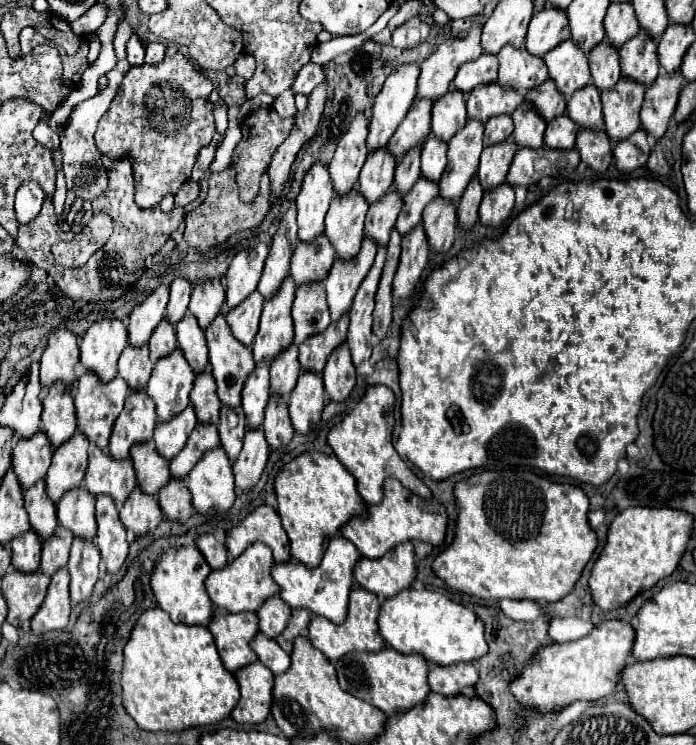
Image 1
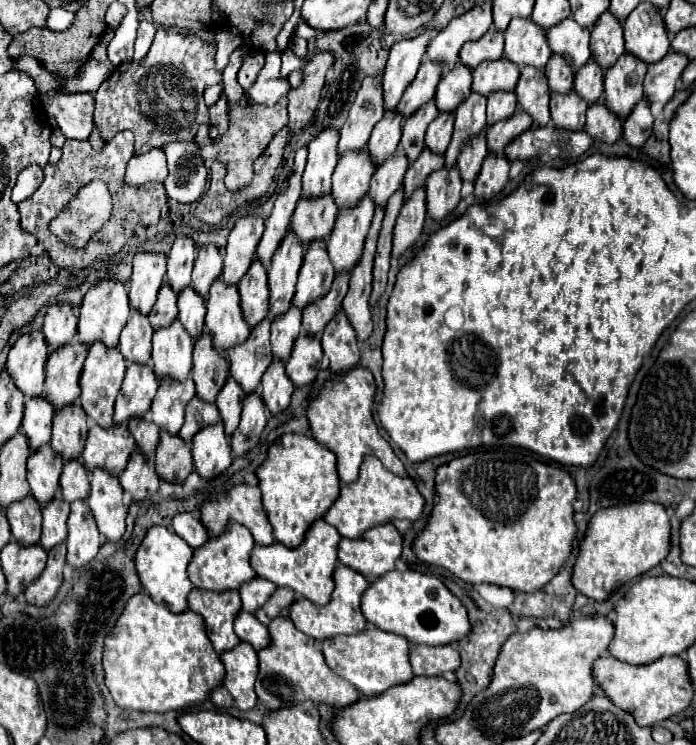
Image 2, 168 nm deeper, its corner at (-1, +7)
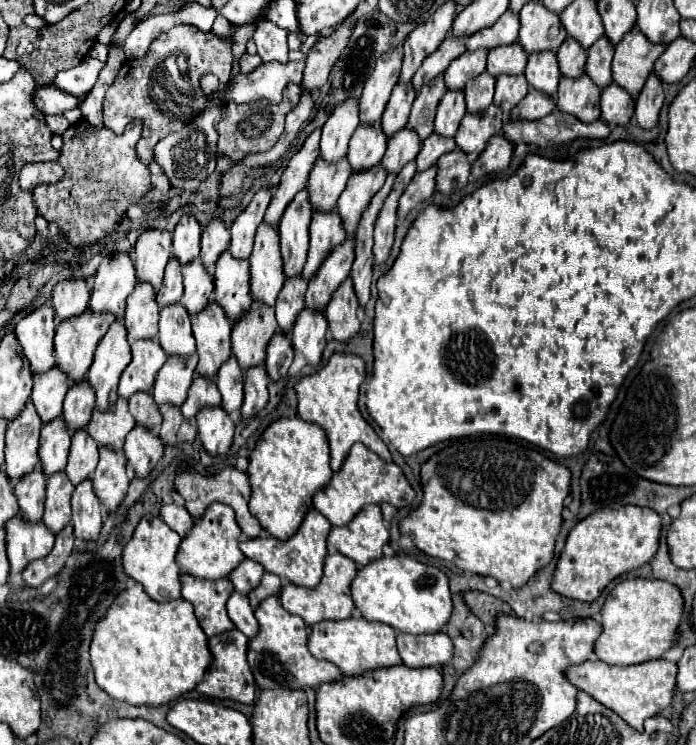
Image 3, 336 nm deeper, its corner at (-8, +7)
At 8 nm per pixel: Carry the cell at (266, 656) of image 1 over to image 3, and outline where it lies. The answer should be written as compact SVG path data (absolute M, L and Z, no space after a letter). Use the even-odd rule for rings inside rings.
M231 592L229 600L227 600L227 614L233 620L233 624L247 636L253 638L257 632L257 620L253 614L253 608L249 604L247 596L239 596L239 592ZM235 598L235 600L231 600Z

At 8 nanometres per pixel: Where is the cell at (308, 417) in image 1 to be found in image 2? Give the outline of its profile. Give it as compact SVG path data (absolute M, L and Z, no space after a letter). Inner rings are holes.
M300 336L292 350L292 356L286 364L286 374L296 388L308 386L316 380L322 362L322 346L318 338Z

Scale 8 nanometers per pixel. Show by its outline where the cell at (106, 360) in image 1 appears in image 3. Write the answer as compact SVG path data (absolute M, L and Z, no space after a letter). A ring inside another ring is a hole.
M117 252L105 258L93 278L89 308L93 312L113 312L117 318L123 318L125 300L133 292L135 282L135 266L129 254Z

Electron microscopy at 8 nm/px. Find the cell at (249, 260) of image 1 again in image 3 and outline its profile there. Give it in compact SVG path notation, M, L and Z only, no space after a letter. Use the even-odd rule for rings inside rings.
M261 188L247 204L247 208L231 224L231 244L229 250L235 258L249 258L253 250L253 240L257 226L263 222L263 214L271 200L271 188Z

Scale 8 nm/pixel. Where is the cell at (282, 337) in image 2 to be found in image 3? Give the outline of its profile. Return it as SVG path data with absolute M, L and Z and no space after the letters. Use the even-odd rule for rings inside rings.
M295 276L295 280L285 280L275 302L275 316L281 332L289 332L295 322L295 316L305 308L303 302L305 290L307 290L307 280L303 276Z

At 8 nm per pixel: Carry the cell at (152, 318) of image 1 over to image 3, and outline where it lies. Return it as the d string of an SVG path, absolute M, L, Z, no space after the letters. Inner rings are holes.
M145 230L139 234L135 244L135 270L137 278L151 282L159 290L163 282L163 270L167 260L173 256L171 250L171 232L167 230Z

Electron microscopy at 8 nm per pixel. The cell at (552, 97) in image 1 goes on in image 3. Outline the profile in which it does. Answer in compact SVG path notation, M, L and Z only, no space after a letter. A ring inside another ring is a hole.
M567 38L559 50L557 50L557 60L559 60L559 68L561 74L569 76L569 78L579 78L585 72L585 60L587 60L587 52L583 52L583 48L579 48L579 42L575 38Z

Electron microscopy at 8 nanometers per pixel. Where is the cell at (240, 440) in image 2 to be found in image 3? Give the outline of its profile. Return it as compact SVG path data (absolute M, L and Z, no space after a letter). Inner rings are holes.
M251 368L251 372L245 372L245 400L241 406L241 416L249 420L255 416L259 410L265 408L269 394L267 394L267 384L269 376L265 368Z

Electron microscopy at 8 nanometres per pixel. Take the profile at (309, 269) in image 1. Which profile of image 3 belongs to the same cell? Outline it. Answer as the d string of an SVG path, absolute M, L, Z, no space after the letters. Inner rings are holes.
M319 158L307 182L309 200L313 208L333 210L349 176L351 176L351 166L347 164L347 158L339 160L339 164L327 164L323 158Z

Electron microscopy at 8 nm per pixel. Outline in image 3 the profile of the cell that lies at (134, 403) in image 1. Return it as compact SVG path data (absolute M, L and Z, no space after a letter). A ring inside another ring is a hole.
M135 340L131 342L131 352L133 360L119 380L119 396L123 398L129 398L135 392L149 392L159 368L167 360L167 354L155 340Z

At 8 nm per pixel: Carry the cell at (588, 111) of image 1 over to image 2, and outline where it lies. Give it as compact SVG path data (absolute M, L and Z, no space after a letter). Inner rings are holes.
M590 60L574 76L574 92L582 100L586 100L588 104L600 102L600 98L604 94L604 86L602 84L604 84L604 72L600 70L600 66L594 60Z

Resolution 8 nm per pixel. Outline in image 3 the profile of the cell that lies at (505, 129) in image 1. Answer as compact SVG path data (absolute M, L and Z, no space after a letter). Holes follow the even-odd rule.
M497 76L495 84L495 106L503 110L507 116L515 104L519 104L529 92L529 84L525 76Z

